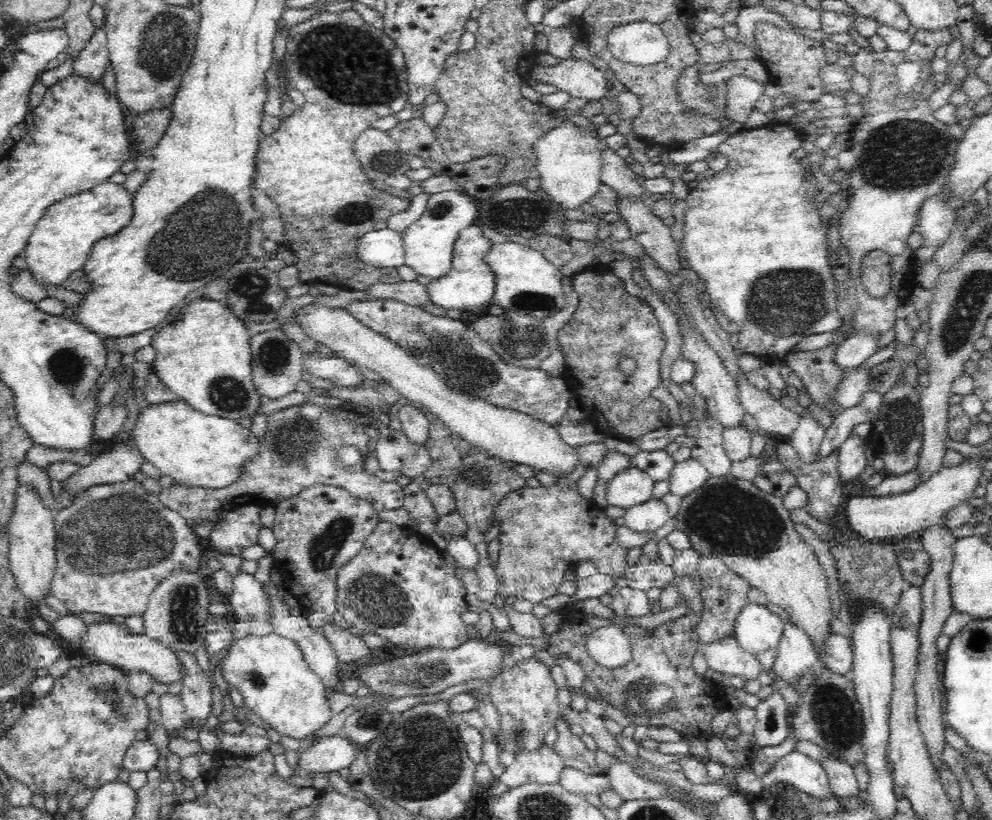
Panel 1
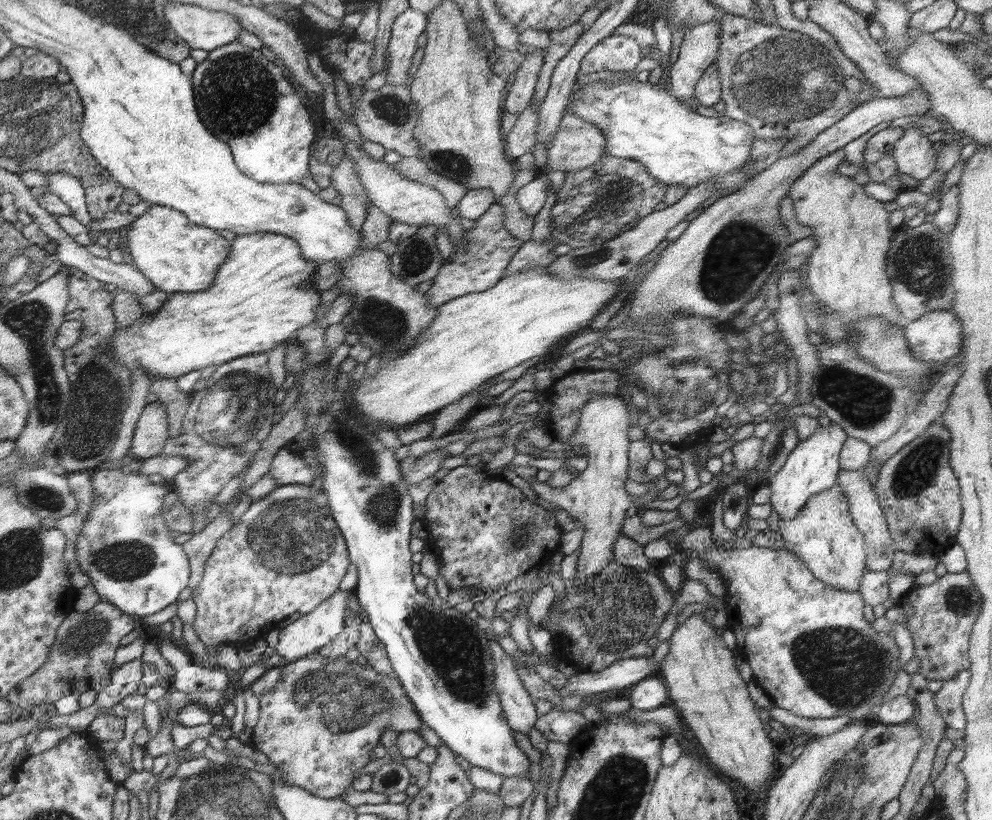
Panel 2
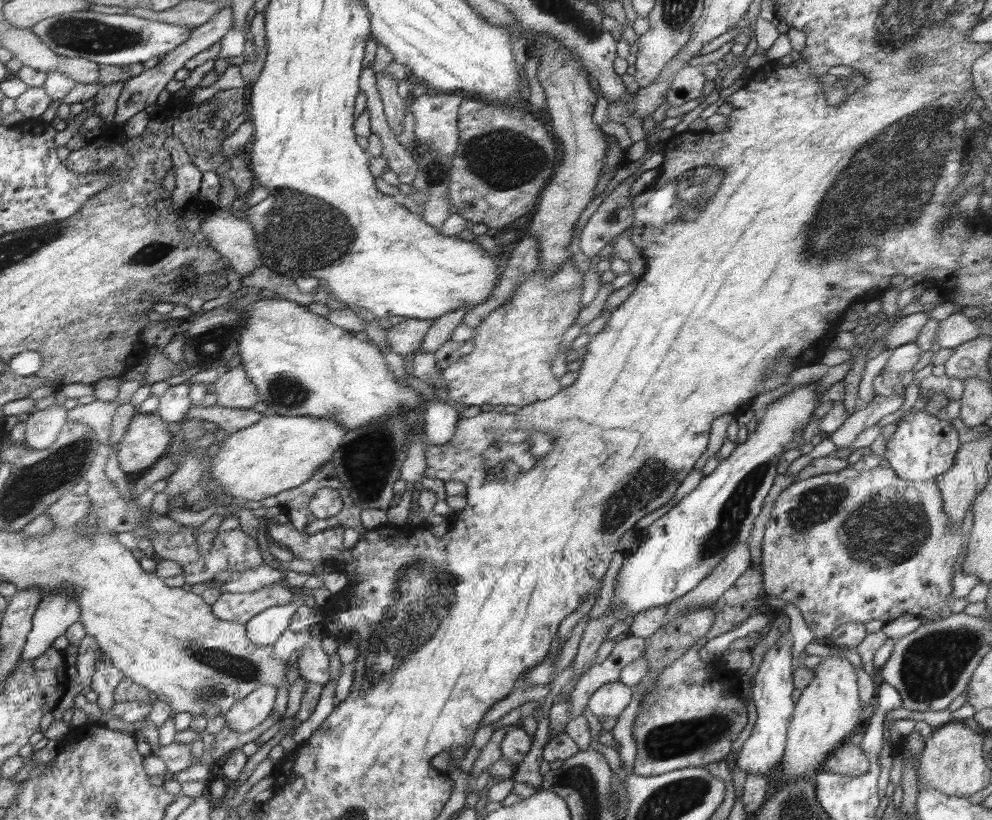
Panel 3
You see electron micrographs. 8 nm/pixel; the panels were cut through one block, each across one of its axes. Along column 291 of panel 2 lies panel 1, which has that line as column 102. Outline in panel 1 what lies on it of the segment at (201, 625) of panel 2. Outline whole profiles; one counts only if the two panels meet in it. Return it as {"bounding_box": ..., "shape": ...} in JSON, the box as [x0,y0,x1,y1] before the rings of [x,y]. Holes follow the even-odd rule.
{"bounding_box":[50,479,225,616],"shape":[[[133,479],[116,483],[102,483],[78,491],[71,506],[55,515],[56,570],[50,592],[64,602],[69,611],[106,614],[106,616],[143,616],[154,588],[178,570],[198,574],[207,586],[210,602],[225,600],[213,585],[213,577],[201,558],[206,546],[180,513],[169,509],[158,495],[146,491]]]}

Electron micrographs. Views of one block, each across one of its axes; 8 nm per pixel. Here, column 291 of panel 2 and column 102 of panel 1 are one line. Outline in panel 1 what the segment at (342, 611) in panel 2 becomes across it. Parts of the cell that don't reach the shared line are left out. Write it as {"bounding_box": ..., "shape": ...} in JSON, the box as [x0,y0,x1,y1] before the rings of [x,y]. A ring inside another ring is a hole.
{"bounding_box":[82,621,185,685],"shape":[[[112,621],[88,624],[88,632],[82,636],[82,647],[90,648],[94,652],[95,660],[123,672],[144,672],[154,683],[171,685],[175,682],[185,682],[185,667],[180,656],[172,649],[162,646],[157,640],[146,635],[132,634],[124,623],[116,624]]]}

